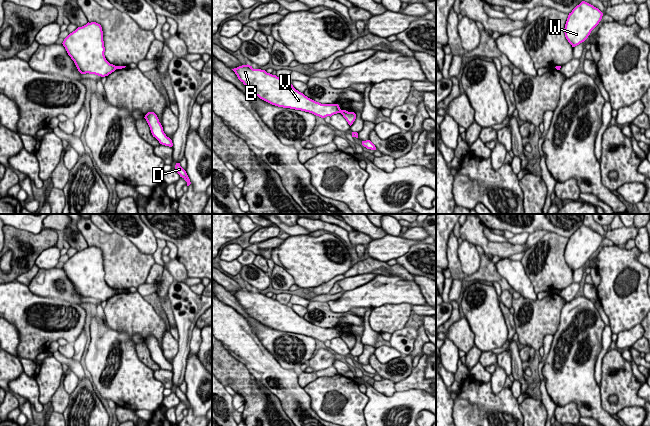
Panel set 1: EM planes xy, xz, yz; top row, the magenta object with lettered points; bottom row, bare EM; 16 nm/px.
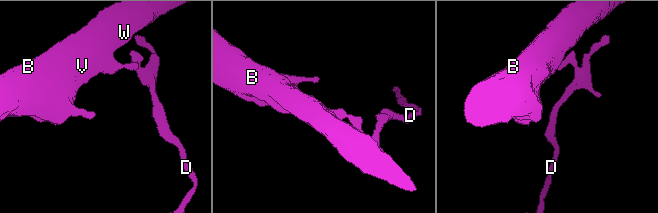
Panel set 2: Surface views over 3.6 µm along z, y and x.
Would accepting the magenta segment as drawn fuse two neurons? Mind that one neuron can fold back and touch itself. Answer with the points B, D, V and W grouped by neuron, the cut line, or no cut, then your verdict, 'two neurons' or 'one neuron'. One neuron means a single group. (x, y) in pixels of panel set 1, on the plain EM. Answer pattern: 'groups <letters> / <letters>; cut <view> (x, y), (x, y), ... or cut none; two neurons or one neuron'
groups B V W / D; cut xz (341, 334), (339, 336); two neurons

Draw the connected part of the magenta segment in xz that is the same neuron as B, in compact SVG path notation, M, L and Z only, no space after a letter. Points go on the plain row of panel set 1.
M248 288L232 294L251 317L272 329L309 336L321 342L341 336L338 328L316 326L296 314L291 307L265 294L253 293Z

